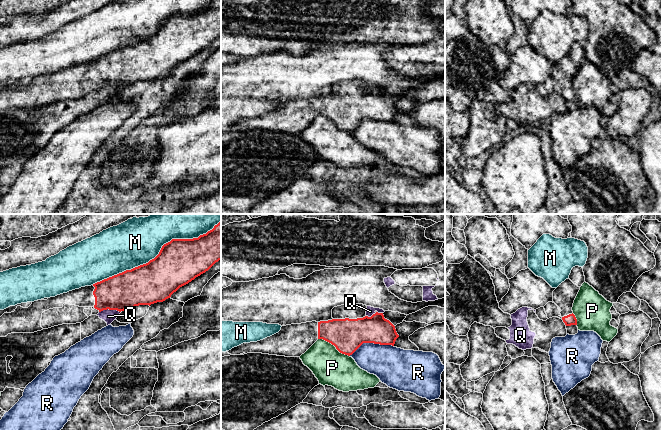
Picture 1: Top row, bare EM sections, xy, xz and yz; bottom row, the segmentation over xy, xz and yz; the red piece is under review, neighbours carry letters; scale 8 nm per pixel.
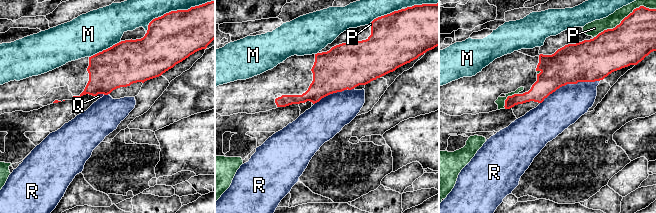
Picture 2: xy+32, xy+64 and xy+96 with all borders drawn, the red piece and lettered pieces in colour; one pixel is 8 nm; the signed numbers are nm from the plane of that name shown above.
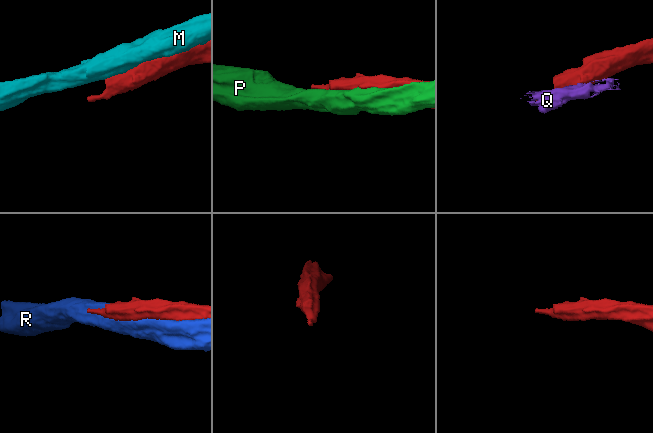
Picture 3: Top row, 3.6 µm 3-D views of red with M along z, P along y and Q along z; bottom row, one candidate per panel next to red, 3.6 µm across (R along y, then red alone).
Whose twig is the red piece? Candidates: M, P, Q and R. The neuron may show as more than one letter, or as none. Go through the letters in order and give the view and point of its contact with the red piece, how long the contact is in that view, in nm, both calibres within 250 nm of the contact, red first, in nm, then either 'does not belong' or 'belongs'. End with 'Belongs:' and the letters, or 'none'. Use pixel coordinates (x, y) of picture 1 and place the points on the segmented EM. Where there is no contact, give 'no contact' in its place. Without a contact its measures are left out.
M: xy (158, 254) | 1150 nm | 360/380 nm | does not belong
P: xz (334, 345) | 300 nm | 280/280 nm | does not belong
Q: xy (110, 309) | 180 nm | 300/100 nm | does not belong
R: xz (371, 342) | 360 nm | 280/300 nm | does not belong
Belongs: none

